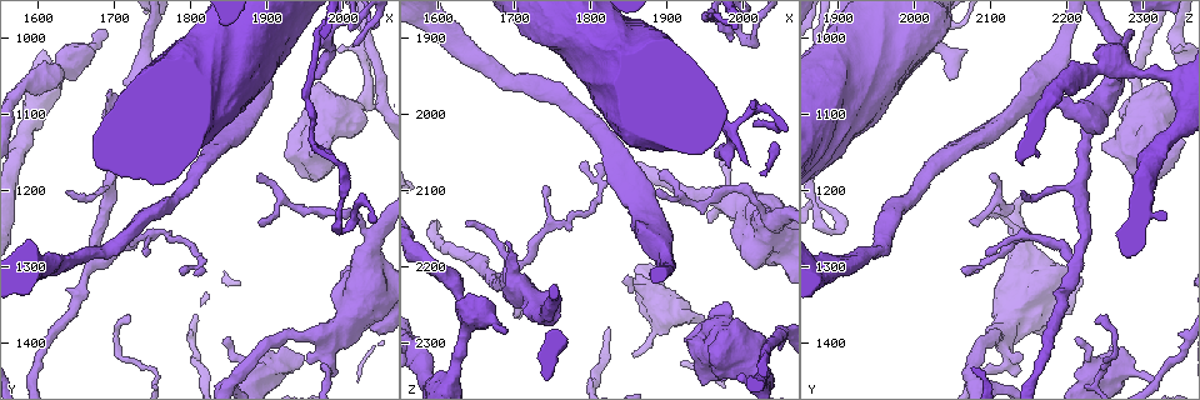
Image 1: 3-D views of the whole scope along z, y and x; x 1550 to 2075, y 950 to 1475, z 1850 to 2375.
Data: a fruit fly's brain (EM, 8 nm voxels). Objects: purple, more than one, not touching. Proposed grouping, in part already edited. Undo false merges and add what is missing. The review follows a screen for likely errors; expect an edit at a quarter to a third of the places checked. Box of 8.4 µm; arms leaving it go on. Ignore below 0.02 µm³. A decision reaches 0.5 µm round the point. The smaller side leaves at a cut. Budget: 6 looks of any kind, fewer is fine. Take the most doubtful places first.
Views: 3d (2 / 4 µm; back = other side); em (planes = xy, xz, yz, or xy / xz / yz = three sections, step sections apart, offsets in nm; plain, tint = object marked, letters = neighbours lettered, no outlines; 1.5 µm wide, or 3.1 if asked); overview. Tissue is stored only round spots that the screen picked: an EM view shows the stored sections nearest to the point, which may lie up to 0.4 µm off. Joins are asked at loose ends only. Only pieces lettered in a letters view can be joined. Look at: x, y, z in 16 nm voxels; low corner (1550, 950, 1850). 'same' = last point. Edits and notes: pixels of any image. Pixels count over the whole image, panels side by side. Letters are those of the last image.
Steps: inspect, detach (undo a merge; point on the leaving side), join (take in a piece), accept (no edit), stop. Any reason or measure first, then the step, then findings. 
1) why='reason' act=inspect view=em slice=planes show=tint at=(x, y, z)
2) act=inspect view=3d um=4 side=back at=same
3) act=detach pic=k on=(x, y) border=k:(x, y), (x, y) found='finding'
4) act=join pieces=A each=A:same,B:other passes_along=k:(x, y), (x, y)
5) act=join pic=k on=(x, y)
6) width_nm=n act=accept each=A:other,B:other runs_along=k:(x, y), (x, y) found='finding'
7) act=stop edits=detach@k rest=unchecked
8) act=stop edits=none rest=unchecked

why='free end' act=inspect view=em slice=planes show=letters at=(1985, 1155, 1900)

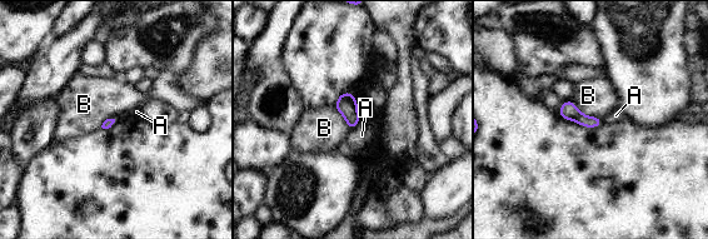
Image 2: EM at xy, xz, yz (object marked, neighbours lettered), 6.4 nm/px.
act=accept each=A:other,B:other found='no lettered piece goes on from it'

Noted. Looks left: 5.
why='thin end' act=inspect view=em slice=planes show=letters at=(2020, 1010, 2020)

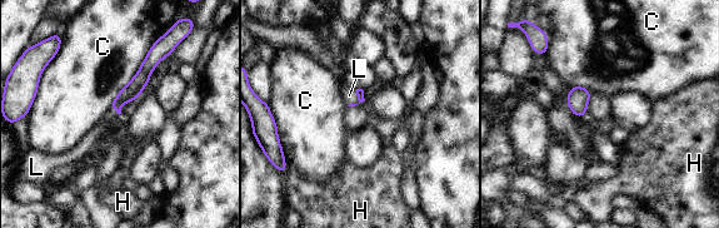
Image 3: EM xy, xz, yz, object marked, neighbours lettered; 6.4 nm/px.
act=join pieces=L each=C:other,H:other,L:same passes_along=3:(359, 92), (359, 102), (349, 95) found='it goes on there'

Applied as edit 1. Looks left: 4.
why='an open end' act=inspect view=em slice=planes show=letters at=(1890, 1180, 2100)

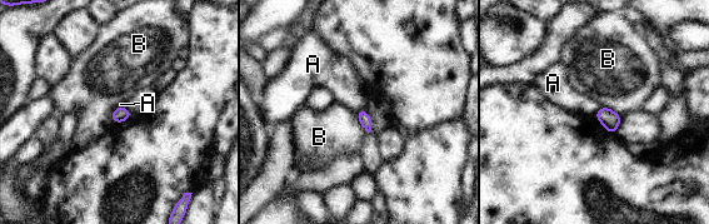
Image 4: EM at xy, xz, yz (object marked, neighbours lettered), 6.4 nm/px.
longest_contact=B:160nm act=accept each=A:other,B:other border=4:(364, 108), (355, 112) found='none of them fits'

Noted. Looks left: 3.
act=stop edits=join@3 rest=unchecked

